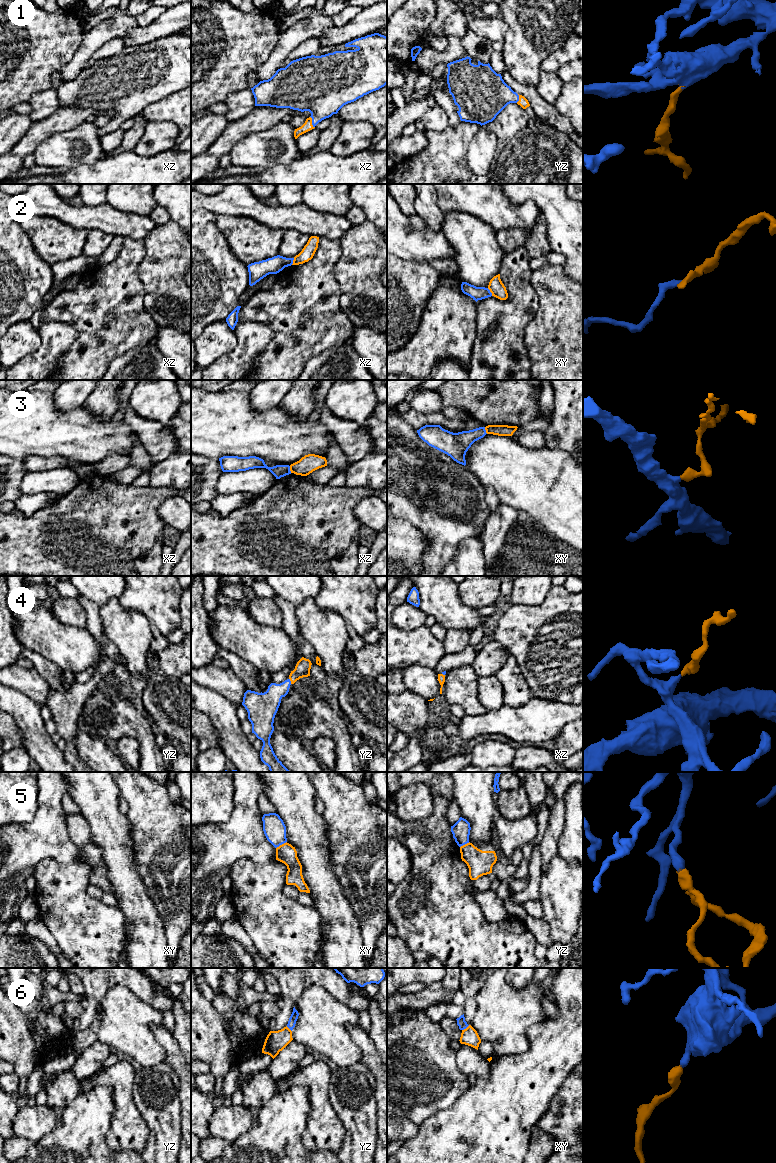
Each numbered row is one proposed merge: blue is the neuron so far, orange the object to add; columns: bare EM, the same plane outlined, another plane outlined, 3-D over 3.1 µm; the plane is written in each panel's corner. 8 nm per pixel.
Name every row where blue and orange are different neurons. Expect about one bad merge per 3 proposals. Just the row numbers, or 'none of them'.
2, 5

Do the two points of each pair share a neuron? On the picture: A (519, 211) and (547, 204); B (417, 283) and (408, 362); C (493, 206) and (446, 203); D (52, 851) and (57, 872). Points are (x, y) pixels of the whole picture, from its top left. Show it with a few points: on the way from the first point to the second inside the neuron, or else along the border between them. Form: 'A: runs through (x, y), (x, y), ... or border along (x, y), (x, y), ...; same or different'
A: border along (514, 202), (531, 200), (541, 214); different
B: border along (422, 316), (416, 332), (397, 350); different
C: runs through (481, 203), (458, 203); same
D: border along (78, 860), (68, 863), (42, 860), (32, 869); different

